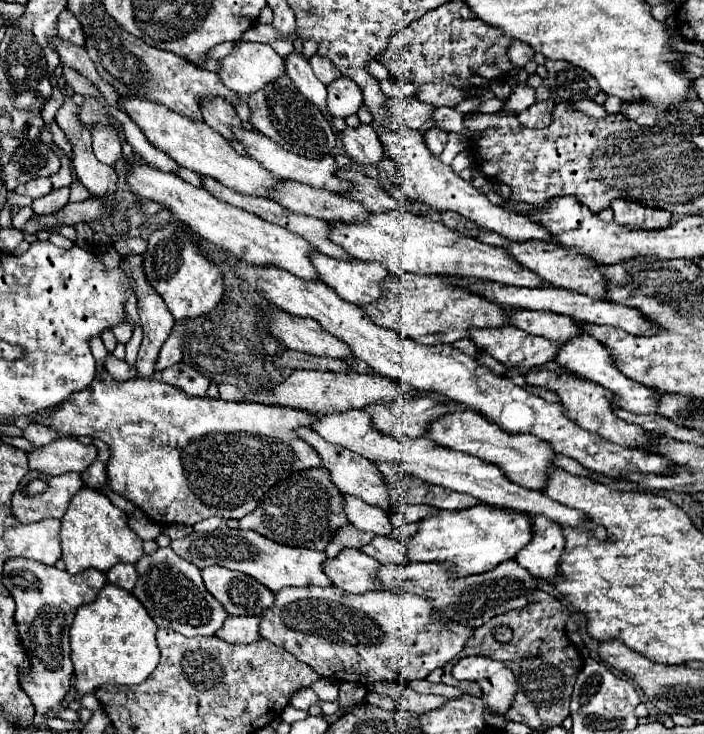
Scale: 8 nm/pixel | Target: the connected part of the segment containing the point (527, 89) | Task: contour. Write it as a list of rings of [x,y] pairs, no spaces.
[[[513,86],[509,102],[505,104],[503,110],[509,110],[509,112],[518,115],[523,110],[527,110],[533,102],[535,102],[535,90],[531,86]]]

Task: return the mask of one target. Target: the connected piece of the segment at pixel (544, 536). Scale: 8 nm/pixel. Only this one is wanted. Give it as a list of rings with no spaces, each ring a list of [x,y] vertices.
[[[533,516],[533,528],[535,528],[533,542],[525,546],[525,550],[521,550],[521,554],[517,554],[515,560],[523,568],[527,568],[533,576],[557,584],[561,580],[559,558],[565,550],[563,528],[557,522],[541,516]]]

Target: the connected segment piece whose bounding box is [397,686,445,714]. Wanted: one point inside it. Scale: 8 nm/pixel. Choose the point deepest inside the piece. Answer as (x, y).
(411, 701)

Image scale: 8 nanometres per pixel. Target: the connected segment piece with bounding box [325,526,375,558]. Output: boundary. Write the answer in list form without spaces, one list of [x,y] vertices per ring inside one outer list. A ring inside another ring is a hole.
[[[343,526],[343,528],[335,534],[333,542],[329,542],[329,546],[325,548],[325,554],[327,554],[327,558],[337,558],[337,556],[341,554],[341,550],[345,550],[345,548],[363,548],[363,546],[369,544],[373,538],[375,538],[373,534],[361,532],[361,530],[357,530],[355,526]]]

